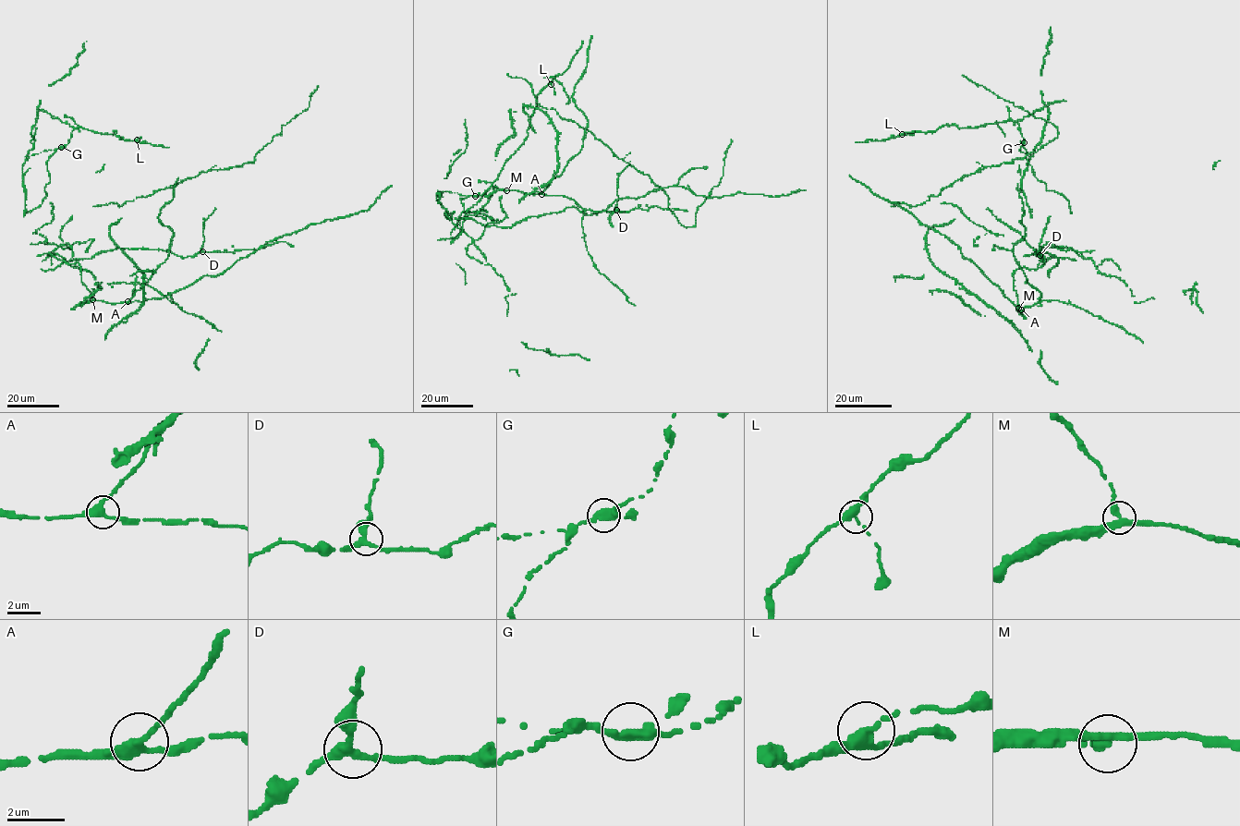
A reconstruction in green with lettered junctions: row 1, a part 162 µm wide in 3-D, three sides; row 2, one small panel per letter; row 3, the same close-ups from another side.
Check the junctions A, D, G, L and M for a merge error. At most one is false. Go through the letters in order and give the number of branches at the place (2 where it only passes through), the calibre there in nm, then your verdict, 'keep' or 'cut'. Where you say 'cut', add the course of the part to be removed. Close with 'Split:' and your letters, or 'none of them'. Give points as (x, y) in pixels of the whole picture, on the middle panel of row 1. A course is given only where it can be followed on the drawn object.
A: 3 branches meet; 340 nm thick; keep
D: 3 branches meet; 280 nm thick; keep
G: 3 branches meet; 360 nm thick; cut
L: 3 branches meet; 320 nm thick; keep
M: 3 branches meet; 320 nm thick; keep
Split: G

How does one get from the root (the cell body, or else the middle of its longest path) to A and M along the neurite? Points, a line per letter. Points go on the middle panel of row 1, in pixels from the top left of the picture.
A: (517, 191), (541, 194)
M: (517, 191), (506, 190)

